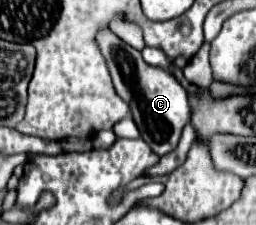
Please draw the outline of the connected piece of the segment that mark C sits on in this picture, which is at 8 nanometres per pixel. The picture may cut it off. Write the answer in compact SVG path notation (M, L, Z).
M110 27L98 31L96 43L110 69L116 93L130 105L132 117L140 129L142 139L156 155L162 157L170 153L178 145L182 127L190 121L190 105L186 89L176 81L176 77L170 71L148 65L142 59L142 53L126 45L118 35L112 33Z

